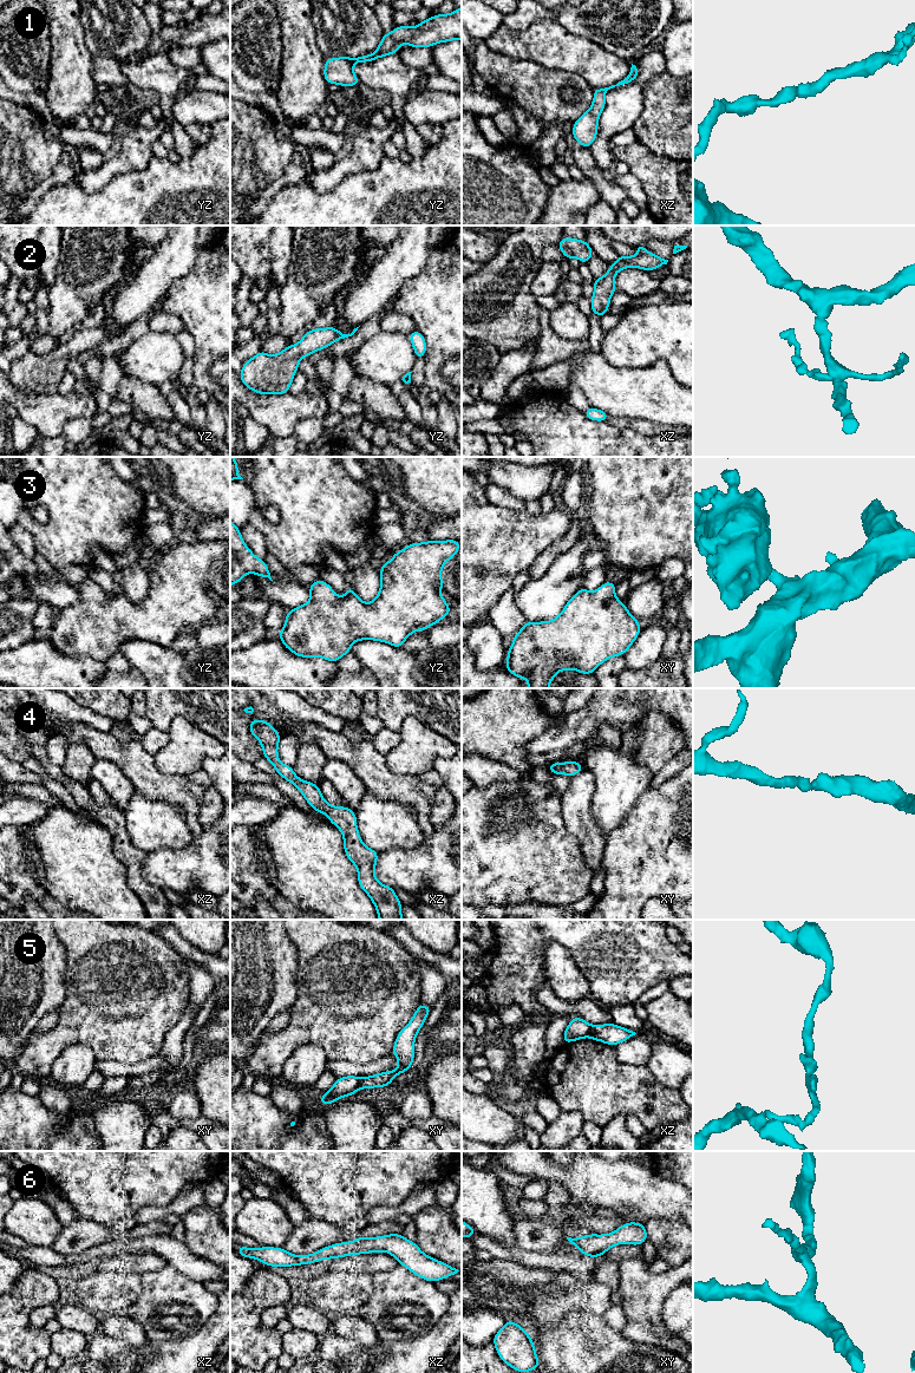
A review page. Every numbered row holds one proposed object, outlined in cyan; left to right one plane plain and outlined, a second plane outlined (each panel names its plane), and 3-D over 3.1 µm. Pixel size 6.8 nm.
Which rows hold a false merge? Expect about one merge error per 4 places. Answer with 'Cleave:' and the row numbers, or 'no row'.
Cleave: 5

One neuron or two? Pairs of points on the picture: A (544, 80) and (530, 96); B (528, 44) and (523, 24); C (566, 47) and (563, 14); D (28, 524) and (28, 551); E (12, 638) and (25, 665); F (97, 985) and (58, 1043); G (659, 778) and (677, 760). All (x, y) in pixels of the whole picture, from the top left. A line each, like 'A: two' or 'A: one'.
A: one
B: two
C: two
D: two
E: two
F: one
G: one

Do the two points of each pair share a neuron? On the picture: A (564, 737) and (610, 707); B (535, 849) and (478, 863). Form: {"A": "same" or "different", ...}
{"A": "same", "B": "same"}

